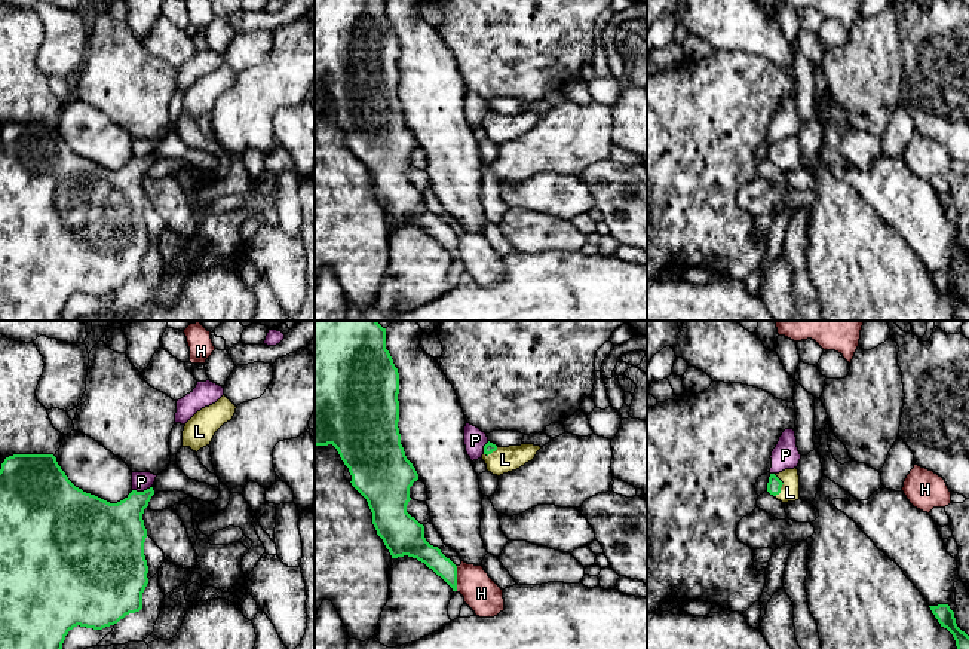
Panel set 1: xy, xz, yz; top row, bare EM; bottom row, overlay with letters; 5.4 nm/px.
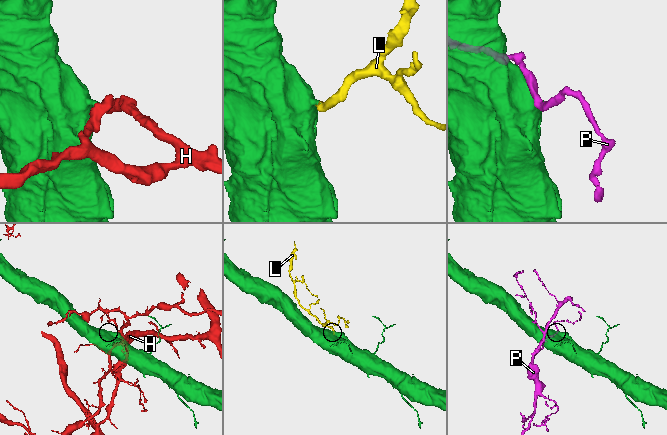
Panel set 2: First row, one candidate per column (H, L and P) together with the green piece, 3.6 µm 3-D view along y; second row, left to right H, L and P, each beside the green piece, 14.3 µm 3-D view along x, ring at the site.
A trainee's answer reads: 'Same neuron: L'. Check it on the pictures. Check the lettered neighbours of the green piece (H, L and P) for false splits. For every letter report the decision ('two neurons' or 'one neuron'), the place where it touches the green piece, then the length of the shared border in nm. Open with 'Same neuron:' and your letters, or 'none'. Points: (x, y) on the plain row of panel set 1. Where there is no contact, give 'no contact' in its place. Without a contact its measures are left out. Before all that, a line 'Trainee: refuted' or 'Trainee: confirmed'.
Trainee: confirmed
Same neuron: L
H: two neurons | xz (456, 245) | 140 nm
L: one neuron | yz (781, 153) | 130 nm
P: two neurons | xy (141, 159) | 110 nm

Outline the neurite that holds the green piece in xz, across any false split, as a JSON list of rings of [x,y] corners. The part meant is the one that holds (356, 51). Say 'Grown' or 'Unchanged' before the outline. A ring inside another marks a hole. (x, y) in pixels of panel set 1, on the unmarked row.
Unchanged. [[[315,0],[315,113],[332,111],[352,143],[352,153],[367,166],[372,192],[392,226],[413,224],[457,258],[457,233],[424,205],[424,193],[407,180],[410,154],[418,147],[401,111],[399,40],[386,16],[386,0]]]

